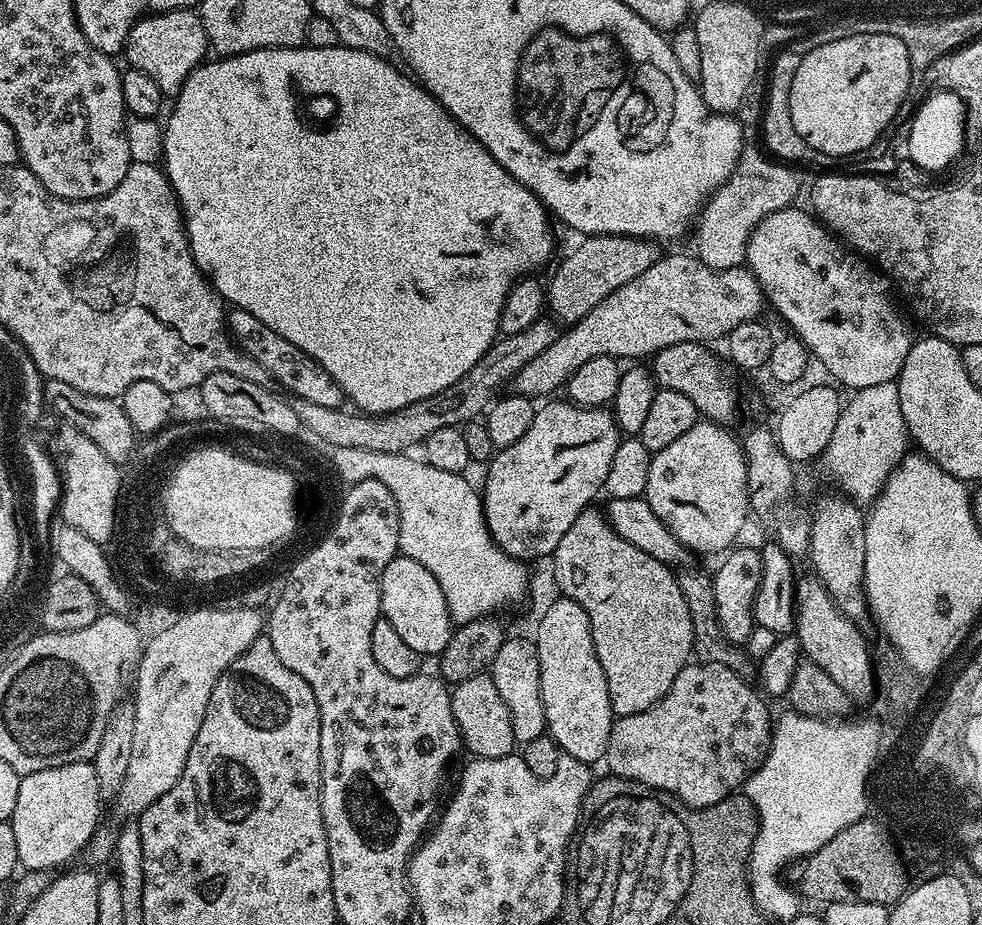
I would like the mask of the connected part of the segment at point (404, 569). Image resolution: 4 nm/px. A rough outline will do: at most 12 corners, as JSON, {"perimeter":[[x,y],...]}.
{"perimeter":[[396,555],[382,570],[380,610],[421,658],[454,631],[438,578]]}

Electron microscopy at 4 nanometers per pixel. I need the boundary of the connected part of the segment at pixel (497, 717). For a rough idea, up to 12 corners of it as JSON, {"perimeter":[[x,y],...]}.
{"perimeter":[[488,672],[451,689],[454,722],[473,757],[517,747],[510,710]]}

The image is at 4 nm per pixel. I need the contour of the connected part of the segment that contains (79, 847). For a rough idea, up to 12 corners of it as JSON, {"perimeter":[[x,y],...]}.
{"perimeter":[[91,763],[21,775],[19,867],[81,855],[101,823]]}

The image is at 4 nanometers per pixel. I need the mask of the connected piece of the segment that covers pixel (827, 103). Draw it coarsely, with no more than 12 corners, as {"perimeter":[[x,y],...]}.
{"perimeter":[[892,36],[801,55],[790,122],[852,158],[884,136],[914,82]]}

